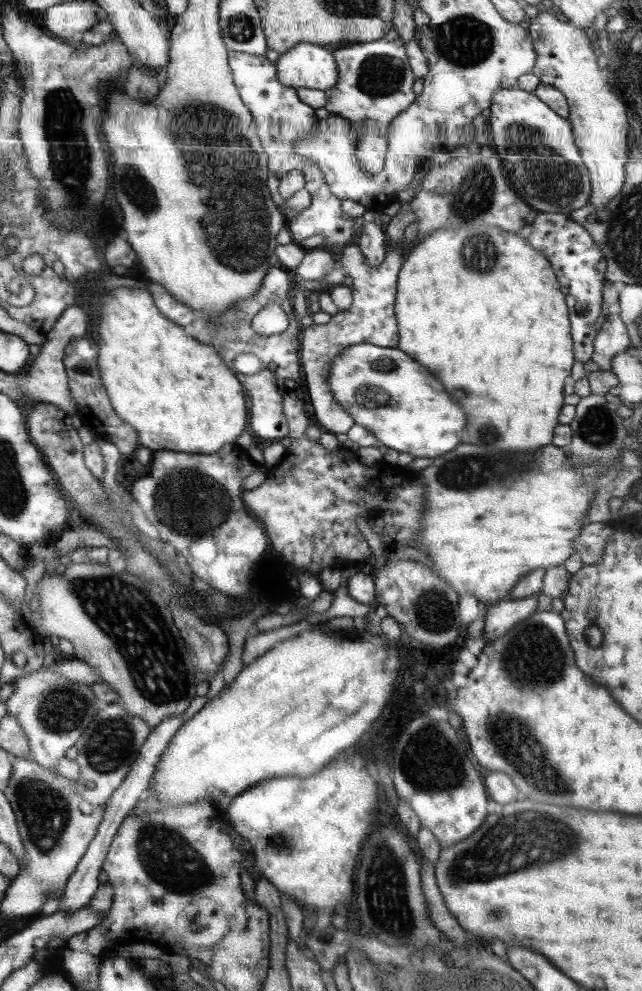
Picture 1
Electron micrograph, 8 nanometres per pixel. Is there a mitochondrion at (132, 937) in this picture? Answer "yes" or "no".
no

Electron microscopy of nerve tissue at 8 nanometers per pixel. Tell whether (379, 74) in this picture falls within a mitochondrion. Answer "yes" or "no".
yes

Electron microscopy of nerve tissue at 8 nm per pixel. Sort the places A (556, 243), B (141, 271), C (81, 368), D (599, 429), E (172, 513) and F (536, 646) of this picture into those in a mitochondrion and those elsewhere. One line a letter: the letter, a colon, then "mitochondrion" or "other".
A: other
B: other
C: mitochondrion
D: mitochondrion
E: mitochondrion
F: mitochondrion

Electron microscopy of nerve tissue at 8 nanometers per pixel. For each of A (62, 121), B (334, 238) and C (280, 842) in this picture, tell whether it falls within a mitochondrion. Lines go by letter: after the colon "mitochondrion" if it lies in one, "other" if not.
A: mitochondrion
B: other
C: mitochondrion

